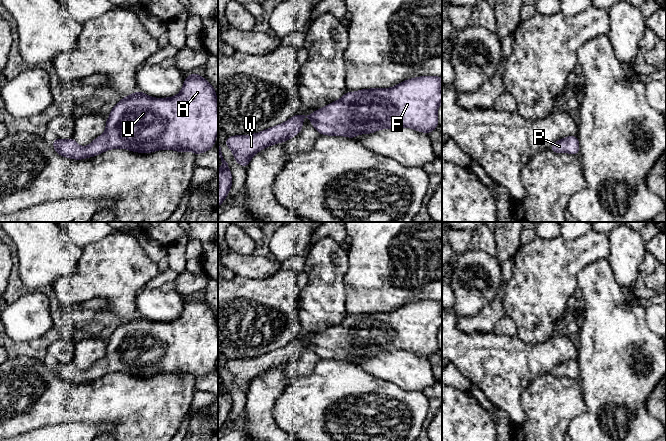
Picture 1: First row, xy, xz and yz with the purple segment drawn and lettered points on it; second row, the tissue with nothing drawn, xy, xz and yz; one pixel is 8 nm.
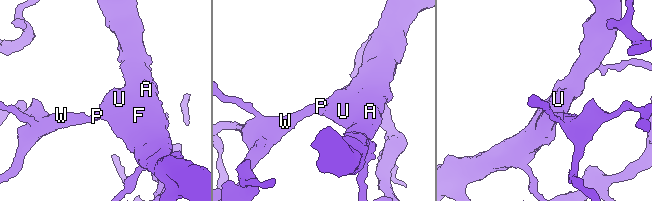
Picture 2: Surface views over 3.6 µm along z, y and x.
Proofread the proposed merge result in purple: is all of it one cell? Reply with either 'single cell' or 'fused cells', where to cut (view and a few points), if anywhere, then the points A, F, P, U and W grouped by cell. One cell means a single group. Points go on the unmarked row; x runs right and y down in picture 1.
single cell; no cut; A F P U W

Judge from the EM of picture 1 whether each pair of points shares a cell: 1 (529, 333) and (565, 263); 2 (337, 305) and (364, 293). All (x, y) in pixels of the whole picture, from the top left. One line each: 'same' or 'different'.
1: same
2: different

